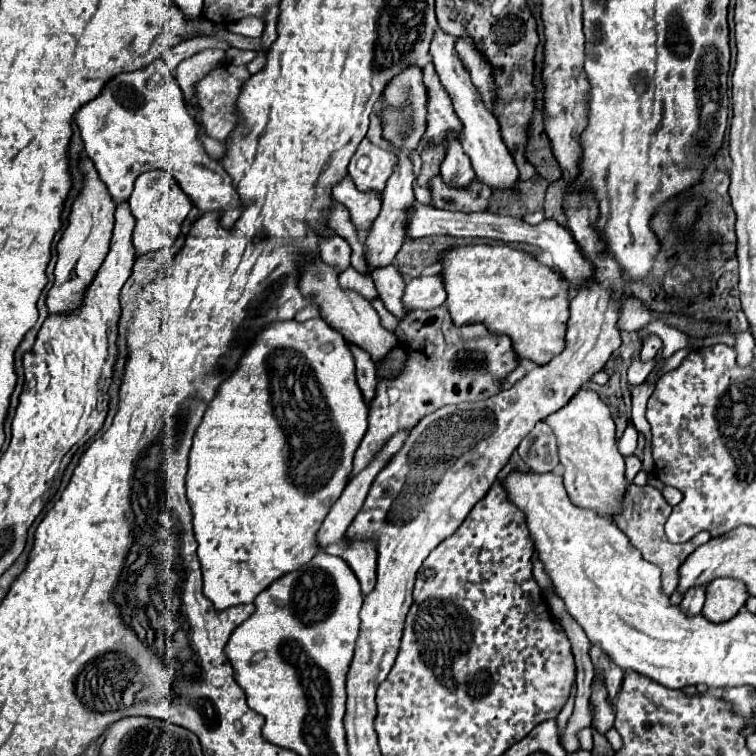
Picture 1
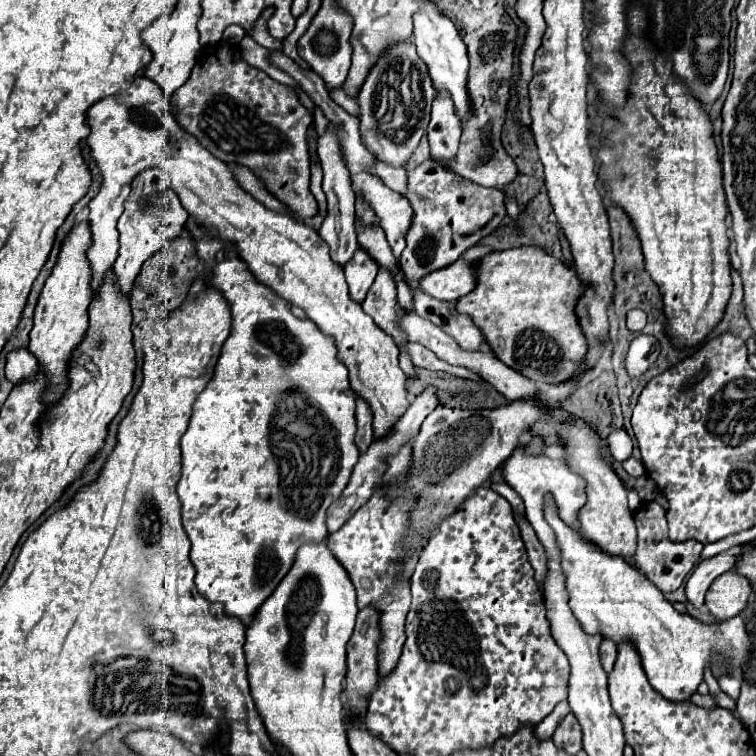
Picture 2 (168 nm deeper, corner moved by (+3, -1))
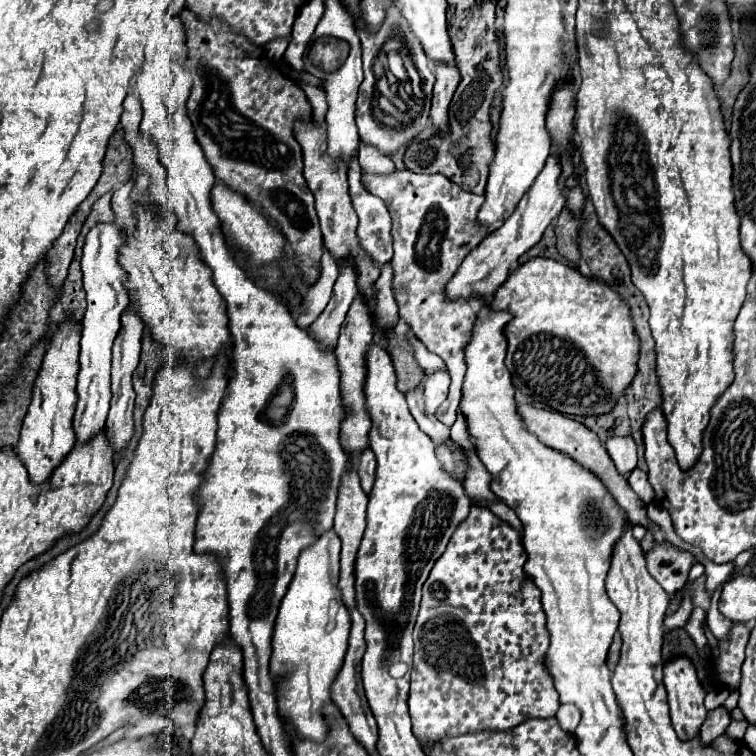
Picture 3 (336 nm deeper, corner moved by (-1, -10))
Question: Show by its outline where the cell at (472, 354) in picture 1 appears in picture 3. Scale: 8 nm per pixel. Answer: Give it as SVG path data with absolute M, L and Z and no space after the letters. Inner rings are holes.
M397 170L387 176L375 176L375 174L363 174L363 184L365 188L385 200L389 214L393 218L393 242L395 242L395 256L393 256L393 292L399 304L399 316L405 318L413 334L437 356L441 356L447 364L447 369L451 376L448 397L437 409L436 418L448 426L454 424L457 417L457 409L462 396L462 385L466 373L465 366L465 346L467 340L471 340L471 328L475 324L475 306L457 300L457 302L445 302L443 298L443 288L463 262L463 258L487 236L487 226L479 224L477 212L483 206L485 196L477 196L473 192L467 192L459 188L459 184L447 180L443 174L417 174L411 170Z

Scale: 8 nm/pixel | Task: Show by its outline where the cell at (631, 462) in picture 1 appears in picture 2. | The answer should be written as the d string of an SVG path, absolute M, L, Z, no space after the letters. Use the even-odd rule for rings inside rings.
M629 457L629 459L623 463L623 469L625 469L631 477L641 477L641 475L645 475L643 463L641 463L639 459L635 459L635 457Z

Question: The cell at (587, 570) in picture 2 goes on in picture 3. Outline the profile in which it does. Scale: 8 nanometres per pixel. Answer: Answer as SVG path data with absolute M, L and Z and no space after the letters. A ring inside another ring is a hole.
M687 656L669 658L663 666L663 674L671 708L671 724L681 740L689 740L691 734L699 732L707 716L704 706L706 692Z

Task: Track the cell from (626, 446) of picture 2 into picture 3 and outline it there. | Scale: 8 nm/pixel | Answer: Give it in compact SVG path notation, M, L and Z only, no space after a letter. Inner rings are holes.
M631 436L625 438L609 438L605 442L605 448L615 462L615 468L619 474L629 474L637 466L637 446Z

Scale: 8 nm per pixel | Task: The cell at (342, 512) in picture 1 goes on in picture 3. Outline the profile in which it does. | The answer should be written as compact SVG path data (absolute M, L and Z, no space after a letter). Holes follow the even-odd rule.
M435 370L427 382L425 388L425 412L435 414L435 410L445 402L447 390L449 390L449 372L447 370Z

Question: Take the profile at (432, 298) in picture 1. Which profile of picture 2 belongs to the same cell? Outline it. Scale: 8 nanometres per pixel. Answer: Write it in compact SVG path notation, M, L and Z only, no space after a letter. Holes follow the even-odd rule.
M457 259L451 267L439 269L429 273L421 287L425 293L429 293L435 299L441 301L457 301L463 295L467 295L475 289L475 265L477 261L467 261L467 259Z

